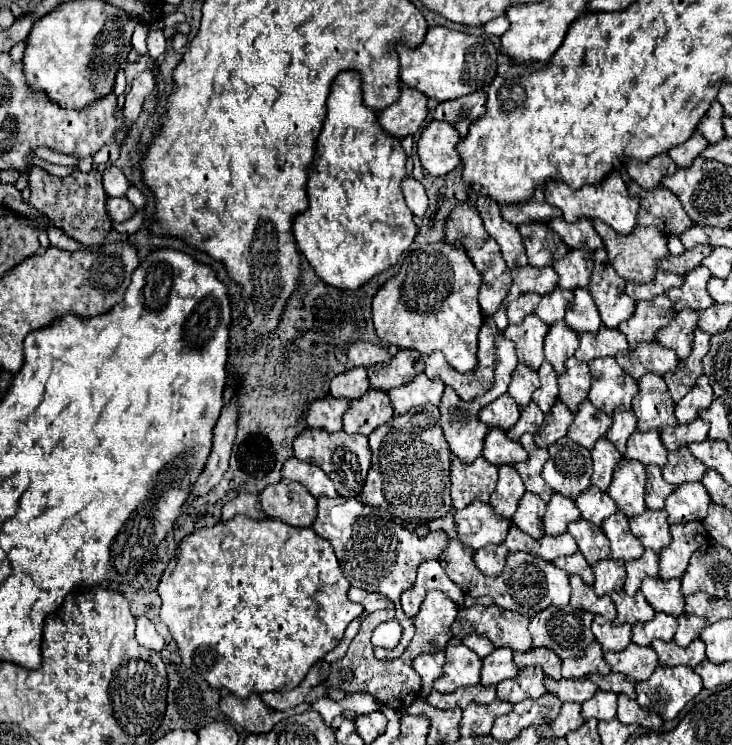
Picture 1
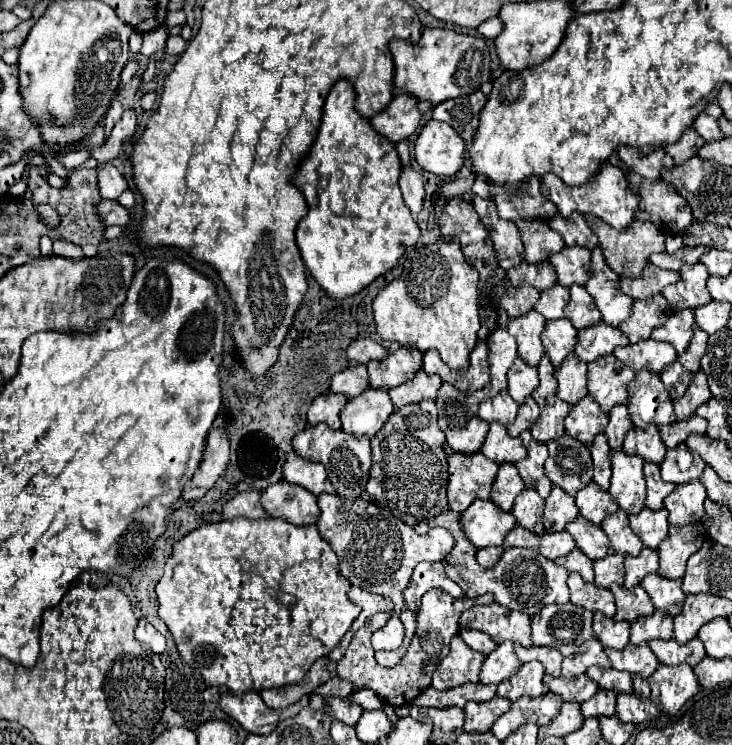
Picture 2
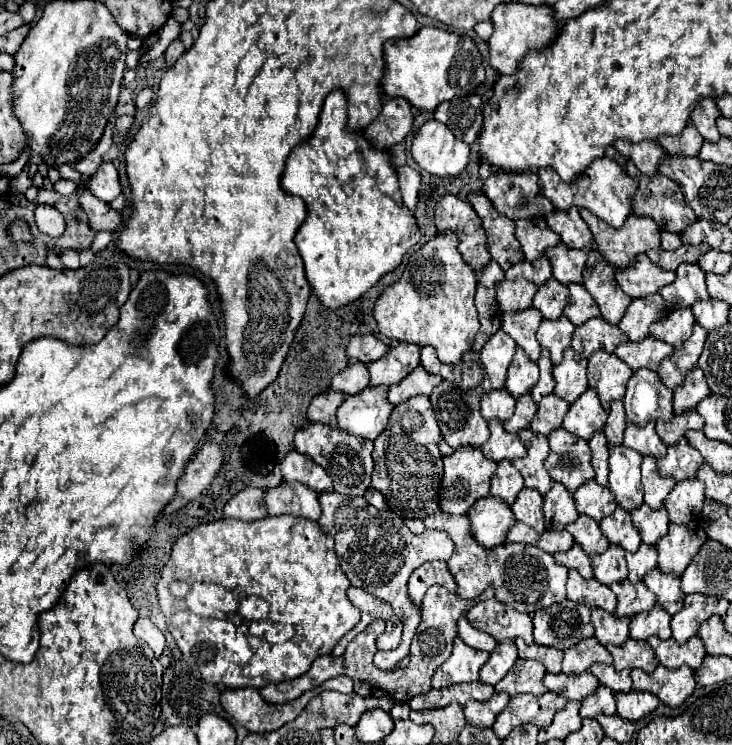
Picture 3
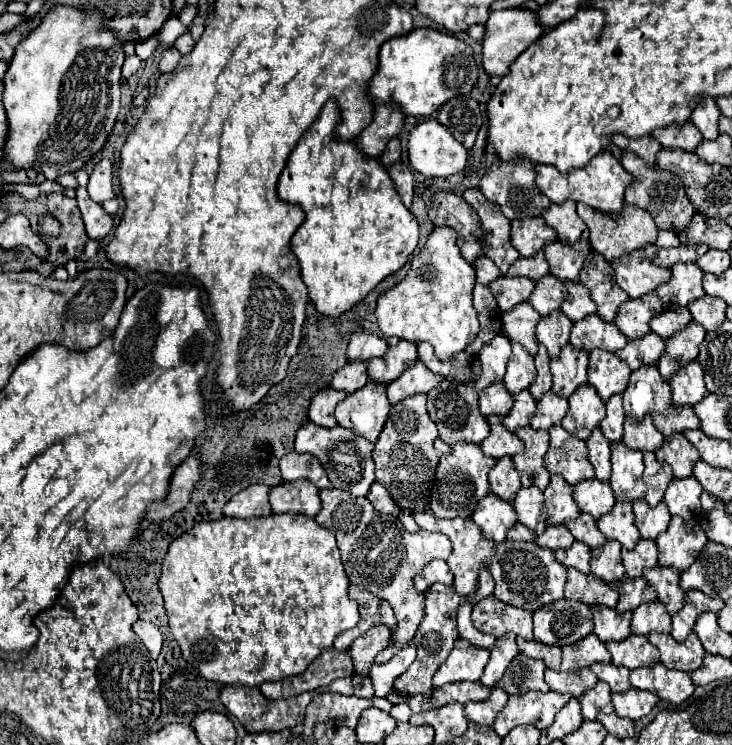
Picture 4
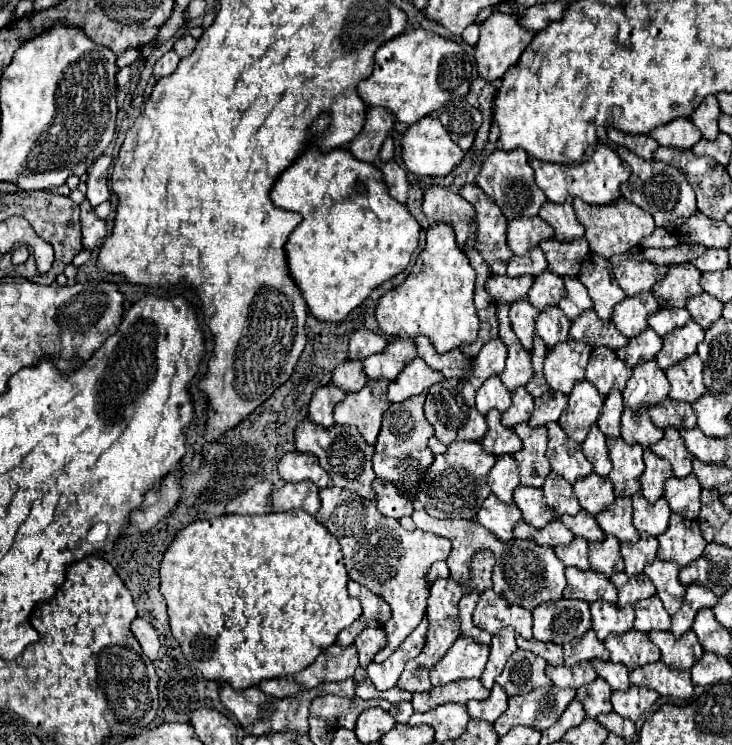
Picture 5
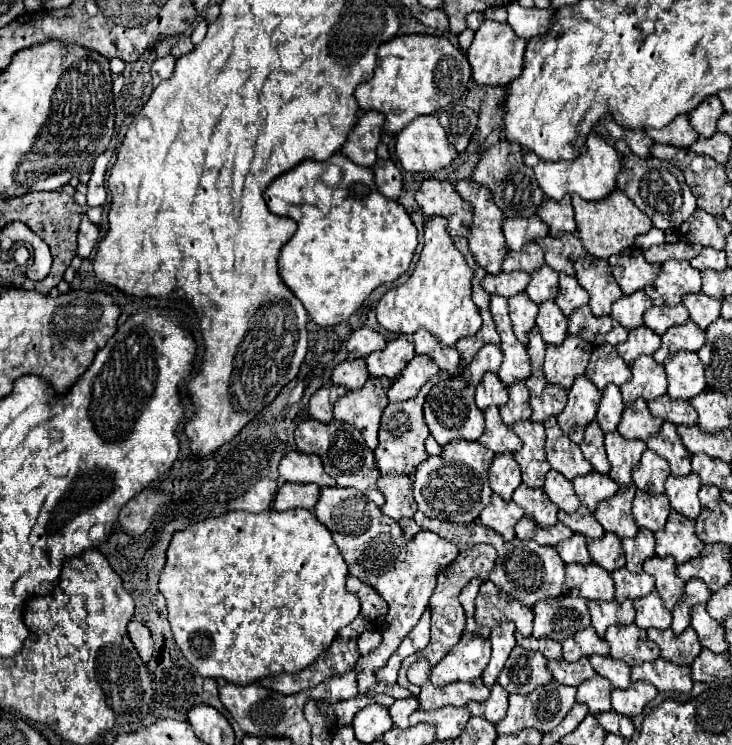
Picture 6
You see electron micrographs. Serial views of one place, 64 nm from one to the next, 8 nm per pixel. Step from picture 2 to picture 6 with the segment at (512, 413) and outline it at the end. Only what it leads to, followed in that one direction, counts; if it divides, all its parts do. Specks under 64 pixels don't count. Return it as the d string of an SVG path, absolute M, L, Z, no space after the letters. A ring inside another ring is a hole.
M486 372L476 386L476 406L486 410L488 406L500 406L504 402L508 402L508 388L494 372Z

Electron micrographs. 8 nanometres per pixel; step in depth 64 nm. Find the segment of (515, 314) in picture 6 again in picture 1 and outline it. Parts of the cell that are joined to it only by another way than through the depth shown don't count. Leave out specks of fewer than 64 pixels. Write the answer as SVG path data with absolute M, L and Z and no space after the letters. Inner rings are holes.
M526 316L520 324L510 324L508 330L504 330L504 336L508 336L516 344L516 354L522 364L526 364L532 370L538 370L544 362L544 336L548 326L536 316Z

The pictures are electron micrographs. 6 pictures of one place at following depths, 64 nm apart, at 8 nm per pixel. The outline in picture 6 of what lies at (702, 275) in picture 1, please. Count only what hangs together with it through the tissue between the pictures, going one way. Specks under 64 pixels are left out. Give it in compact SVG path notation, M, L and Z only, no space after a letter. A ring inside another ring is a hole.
M666 260L662 264L660 274L644 286L646 294L652 298L654 306L664 306L664 304L680 304L682 296L688 292L698 292L702 286L700 272L694 270L688 262L678 262L678 260Z

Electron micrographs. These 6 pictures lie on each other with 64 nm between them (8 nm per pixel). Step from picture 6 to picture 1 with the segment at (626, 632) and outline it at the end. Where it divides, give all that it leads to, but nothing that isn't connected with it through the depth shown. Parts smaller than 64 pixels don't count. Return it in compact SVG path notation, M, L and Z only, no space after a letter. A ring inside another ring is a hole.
M630 644L622 652L606 652L604 658L614 672L626 674L632 682L648 680L658 666L658 656L650 646Z

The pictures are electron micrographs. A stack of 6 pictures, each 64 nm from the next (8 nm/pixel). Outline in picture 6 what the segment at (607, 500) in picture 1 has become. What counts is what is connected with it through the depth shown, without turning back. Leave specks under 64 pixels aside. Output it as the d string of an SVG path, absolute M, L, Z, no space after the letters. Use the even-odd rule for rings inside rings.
M592 470L584 476L576 476L576 480L572 480L572 482L574 482L576 496L590 510L596 510L600 500L612 498L616 494L616 490L620 488L608 474L600 474L596 470Z

